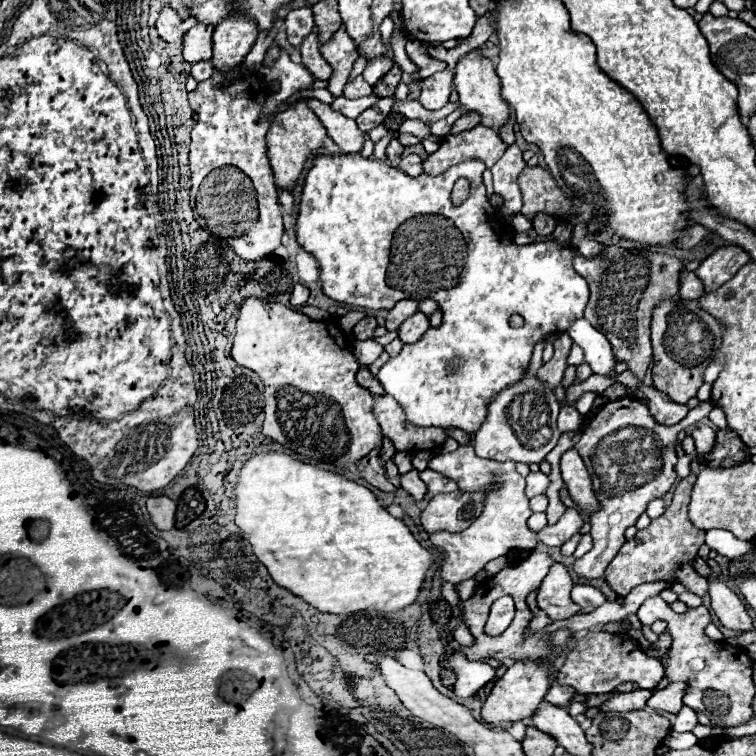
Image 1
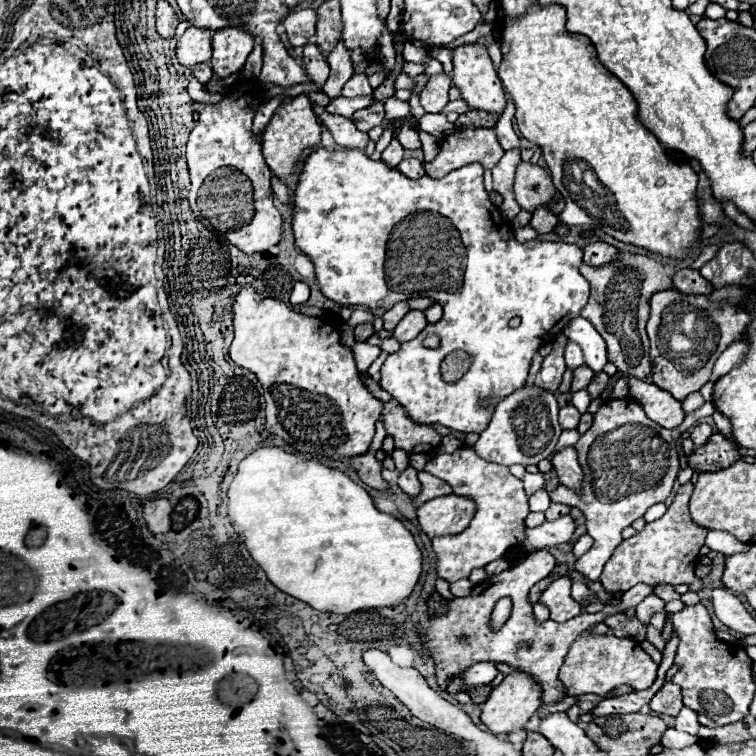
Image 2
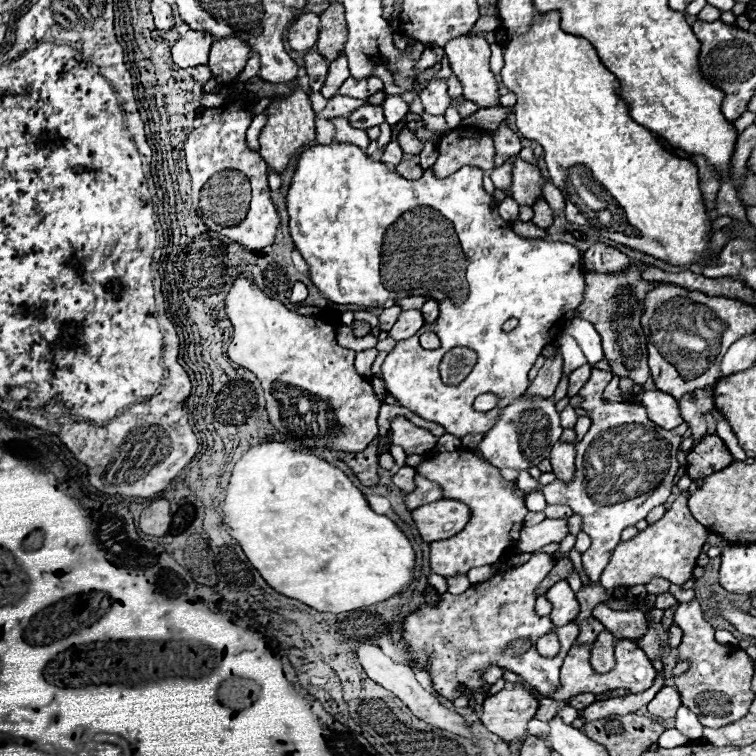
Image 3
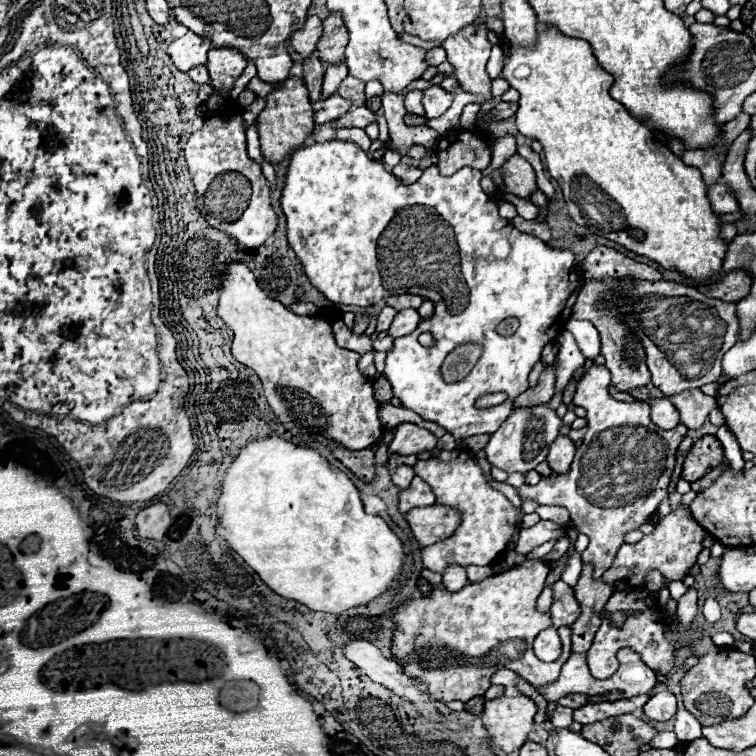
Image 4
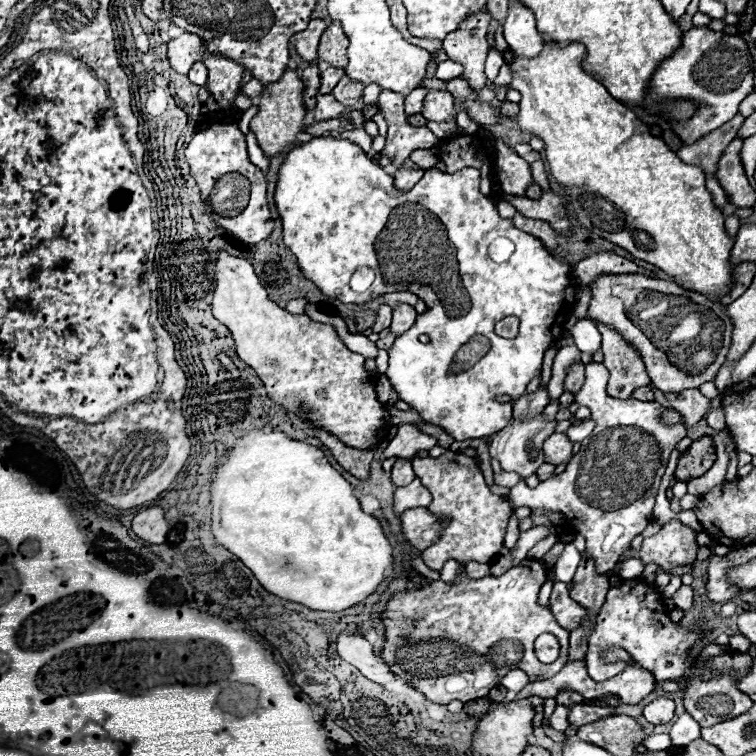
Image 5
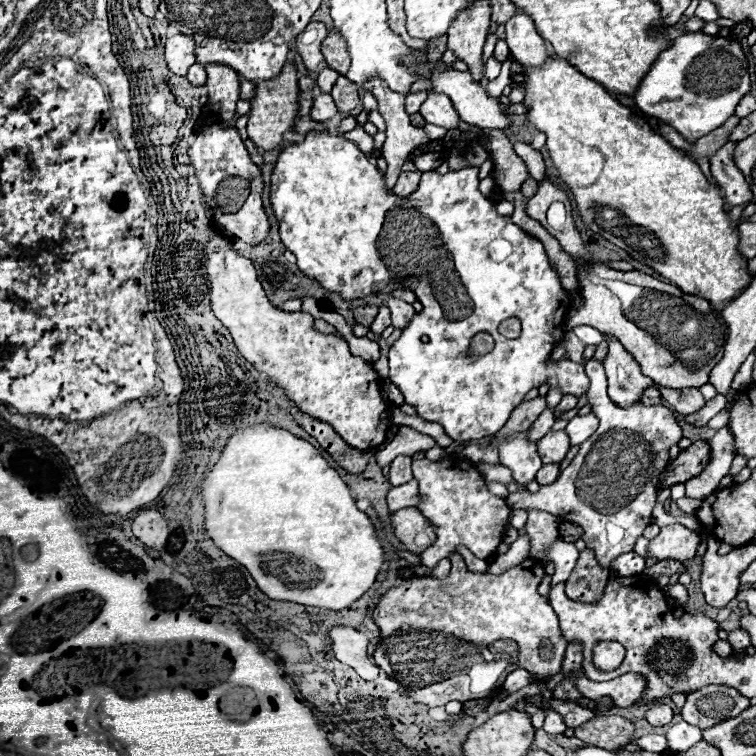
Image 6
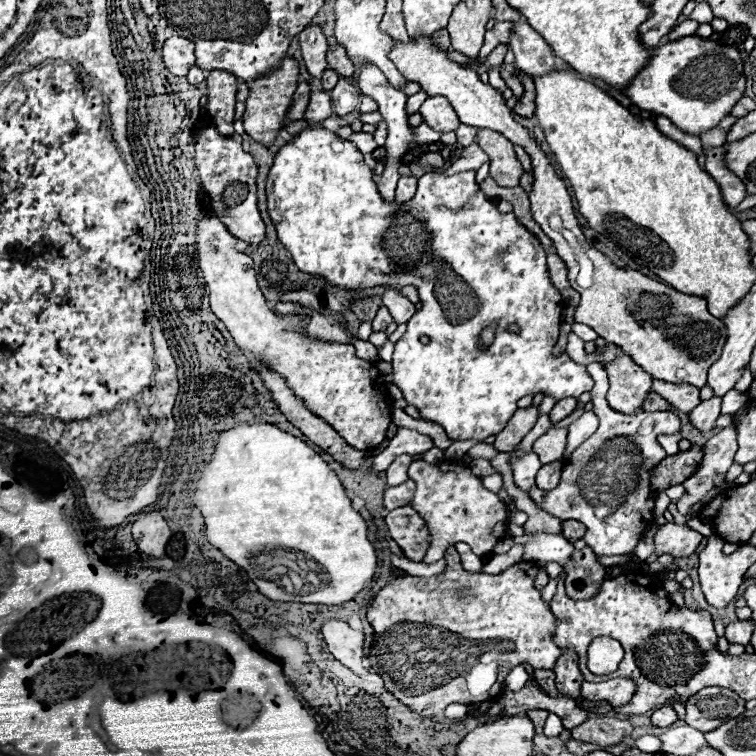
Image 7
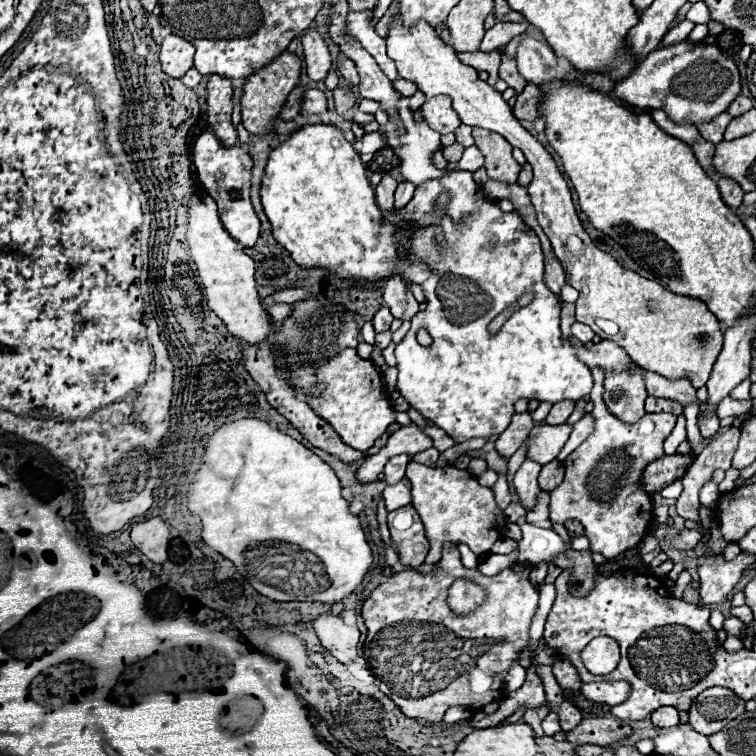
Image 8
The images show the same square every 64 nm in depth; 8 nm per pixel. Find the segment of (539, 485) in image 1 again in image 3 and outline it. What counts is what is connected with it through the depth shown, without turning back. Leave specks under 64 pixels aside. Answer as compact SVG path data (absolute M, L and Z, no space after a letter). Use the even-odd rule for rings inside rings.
M530 468L528 472L518 472L518 476L516 476L516 480L514 480L514 484L518 484L518 488L520 488L524 494L538 486L536 480L540 480L540 474L542 474L538 468Z

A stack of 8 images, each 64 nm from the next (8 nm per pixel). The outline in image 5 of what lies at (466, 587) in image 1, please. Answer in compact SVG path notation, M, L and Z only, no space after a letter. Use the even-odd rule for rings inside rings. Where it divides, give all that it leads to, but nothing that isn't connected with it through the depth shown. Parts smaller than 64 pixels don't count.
M448 560L440 570L440 580L442 582L452 582L458 572L460 572L460 564L456 560Z

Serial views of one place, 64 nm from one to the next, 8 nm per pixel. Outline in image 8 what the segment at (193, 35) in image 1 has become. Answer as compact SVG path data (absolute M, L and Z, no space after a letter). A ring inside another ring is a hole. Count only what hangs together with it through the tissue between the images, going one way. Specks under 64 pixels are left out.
M166 36L160 44L160 64L162 72L166 72L170 78L180 78L186 74L186 70L192 68L194 58L194 46L186 42L180 36Z

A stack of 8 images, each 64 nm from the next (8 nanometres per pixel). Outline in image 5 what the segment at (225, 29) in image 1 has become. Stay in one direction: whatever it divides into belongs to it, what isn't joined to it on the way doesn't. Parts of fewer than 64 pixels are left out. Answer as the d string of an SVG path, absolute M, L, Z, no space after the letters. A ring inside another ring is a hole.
M208 56L204 60L208 68L208 90L212 98L218 102L218 108L224 112L232 112L234 100L238 96L240 80L244 74L244 68L238 66L236 62L228 62L228 58L218 58L218 56Z

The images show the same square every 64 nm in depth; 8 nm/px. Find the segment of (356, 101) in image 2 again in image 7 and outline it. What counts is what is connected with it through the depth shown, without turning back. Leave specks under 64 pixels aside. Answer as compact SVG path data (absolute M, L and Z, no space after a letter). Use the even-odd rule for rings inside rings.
M310 92L310 104L308 104L308 116L312 114L312 122L322 122L332 114L332 102L326 92Z

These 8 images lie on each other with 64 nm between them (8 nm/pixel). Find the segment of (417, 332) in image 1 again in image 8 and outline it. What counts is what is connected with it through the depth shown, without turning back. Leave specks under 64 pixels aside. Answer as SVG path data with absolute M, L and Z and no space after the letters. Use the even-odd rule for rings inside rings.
M392 274L386 284L384 284L384 302L390 308L392 316L398 320L410 320L420 308L420 302L410 294L410 284L404 282L402 274ZM394 306L404 306L404 308L394 308Z

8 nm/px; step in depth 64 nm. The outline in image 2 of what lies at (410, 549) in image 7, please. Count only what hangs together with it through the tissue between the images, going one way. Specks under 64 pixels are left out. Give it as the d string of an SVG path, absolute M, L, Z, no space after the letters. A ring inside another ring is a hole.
M454 494L434 498L416 510L420 528L428 538L460 534L474 518L474 512L476 506L472 500Z

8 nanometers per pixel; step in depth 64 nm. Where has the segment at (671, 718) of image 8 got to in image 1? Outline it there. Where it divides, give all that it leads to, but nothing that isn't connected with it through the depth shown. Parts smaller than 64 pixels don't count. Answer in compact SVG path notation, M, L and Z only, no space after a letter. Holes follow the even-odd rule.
M670 682L664 690L652 694L652 698L648 700L648 706L654 708L654 710L678 714L678 710L684 706L682 704L684 690L686 690L686 684L684 682Z

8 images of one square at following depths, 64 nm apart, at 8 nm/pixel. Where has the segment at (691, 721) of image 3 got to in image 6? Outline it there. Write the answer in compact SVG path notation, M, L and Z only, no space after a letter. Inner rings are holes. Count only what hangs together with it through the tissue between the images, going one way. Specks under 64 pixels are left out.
M682 718L676 720L676 724L666 732L666 740L668 740L668 750L674 754L684 754L688 752L694 744L698 744L702 740L702 730L696 726L690 726L688 722L684 722Z

